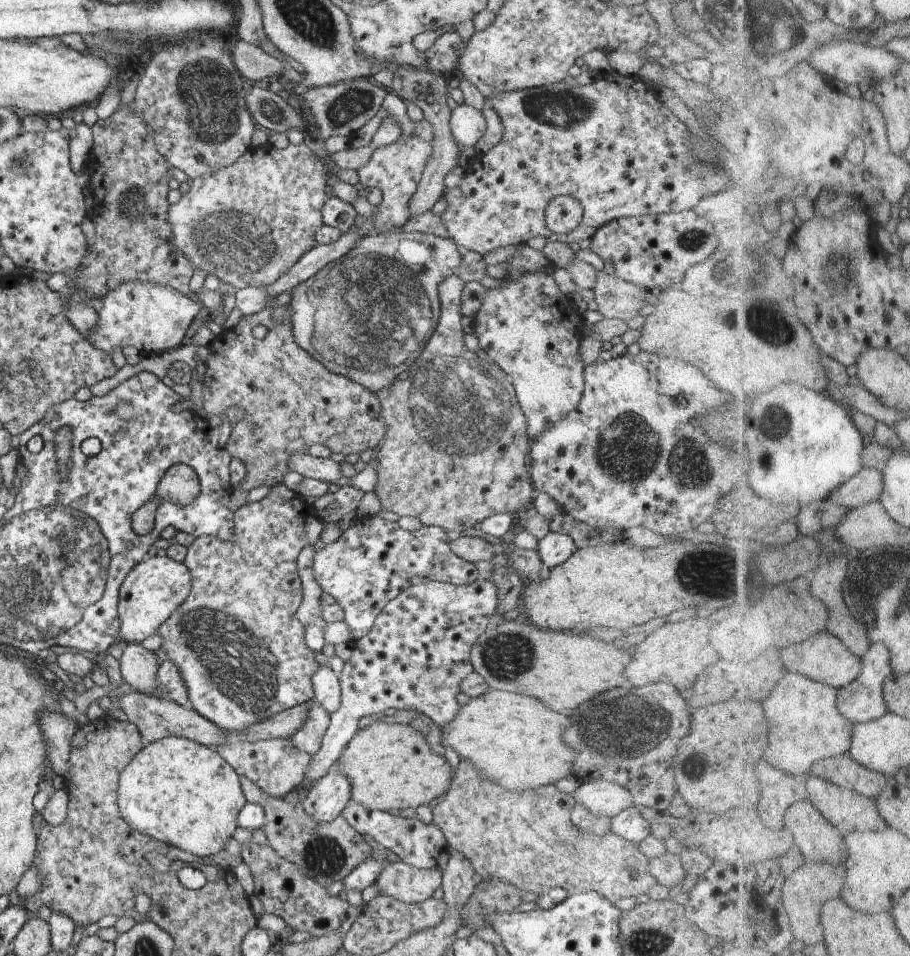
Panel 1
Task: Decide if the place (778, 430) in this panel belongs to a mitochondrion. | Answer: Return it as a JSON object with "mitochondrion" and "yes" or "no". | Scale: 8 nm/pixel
{"mitochondrion":"yes"}

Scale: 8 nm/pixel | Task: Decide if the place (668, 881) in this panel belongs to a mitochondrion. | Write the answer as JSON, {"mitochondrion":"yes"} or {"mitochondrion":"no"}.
{"mitochondrion":"no"}

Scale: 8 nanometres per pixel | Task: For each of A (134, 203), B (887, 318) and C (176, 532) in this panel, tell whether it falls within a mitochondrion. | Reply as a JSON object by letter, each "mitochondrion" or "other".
{"A":"mitochondrion","B":"other","C":"other"}

